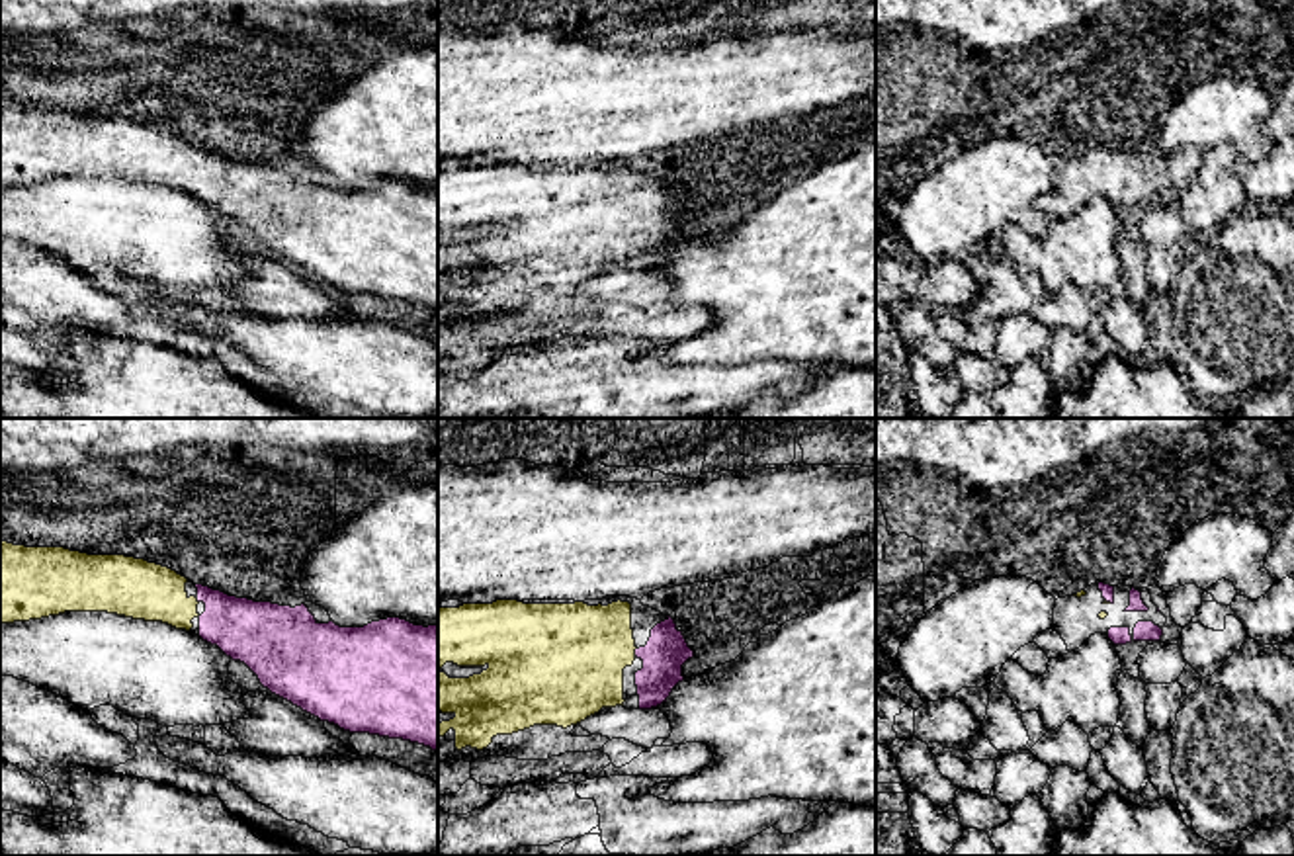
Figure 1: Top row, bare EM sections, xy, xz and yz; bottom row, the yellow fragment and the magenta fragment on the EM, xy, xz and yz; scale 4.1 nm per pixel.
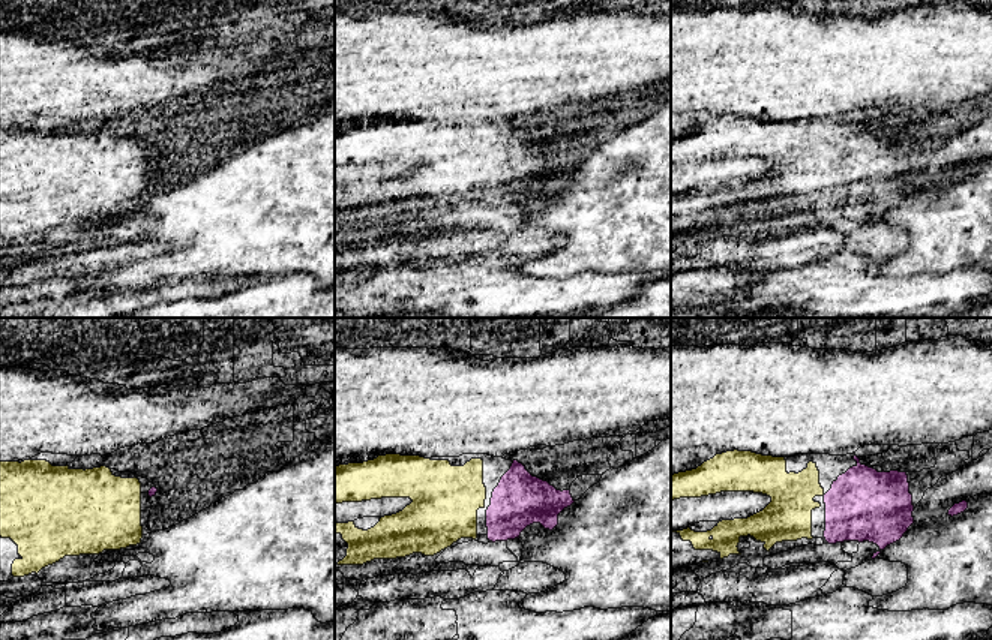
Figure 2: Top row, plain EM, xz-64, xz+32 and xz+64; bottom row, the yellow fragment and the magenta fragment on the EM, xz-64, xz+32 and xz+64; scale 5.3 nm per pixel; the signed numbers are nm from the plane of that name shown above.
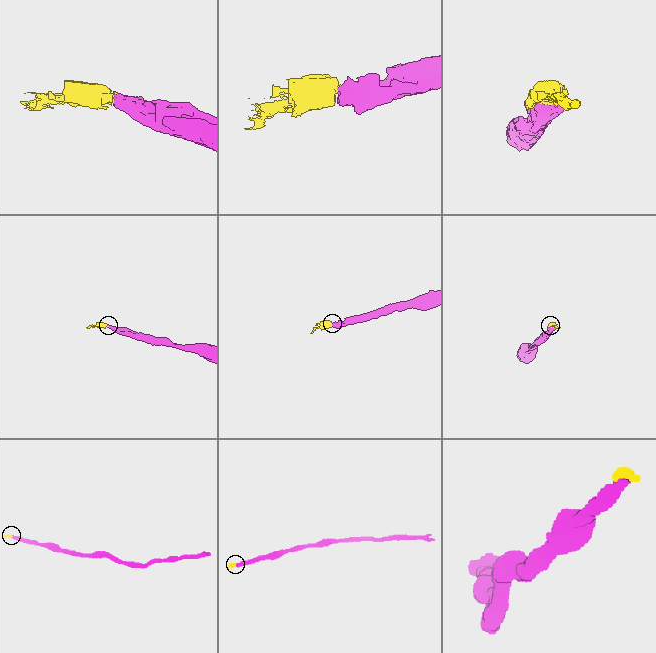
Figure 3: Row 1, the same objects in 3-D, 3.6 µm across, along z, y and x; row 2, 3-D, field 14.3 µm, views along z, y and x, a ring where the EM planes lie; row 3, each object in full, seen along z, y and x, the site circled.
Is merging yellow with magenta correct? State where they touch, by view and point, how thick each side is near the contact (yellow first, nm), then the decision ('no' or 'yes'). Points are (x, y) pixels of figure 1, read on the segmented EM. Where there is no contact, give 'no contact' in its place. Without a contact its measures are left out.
xz (634, 651) | 440/170 nm | yes

